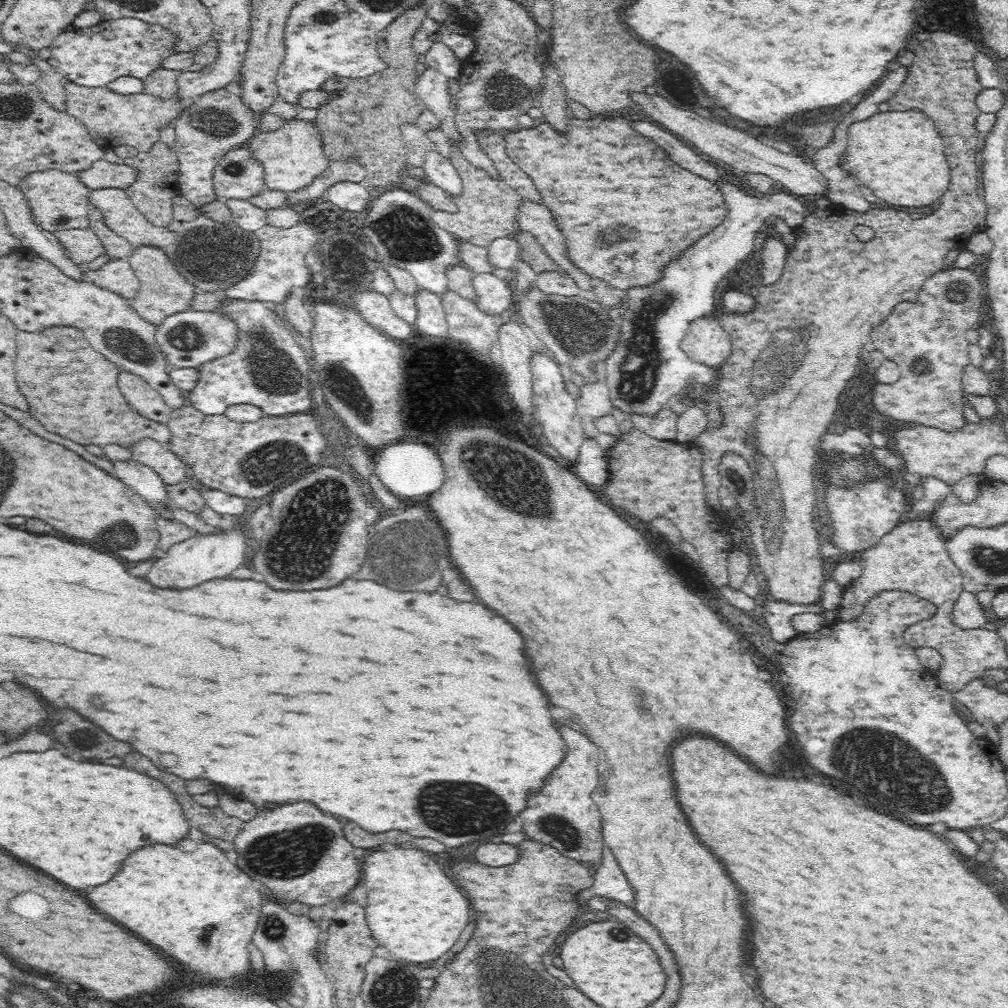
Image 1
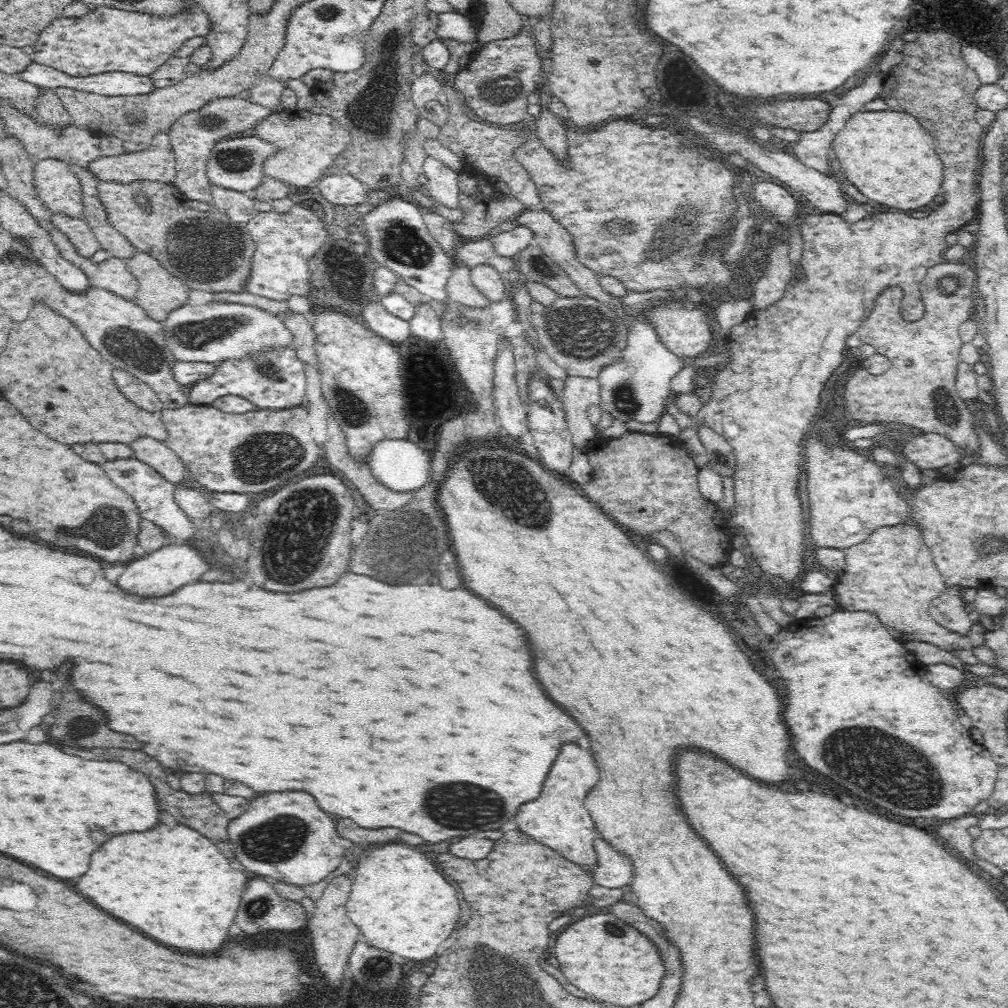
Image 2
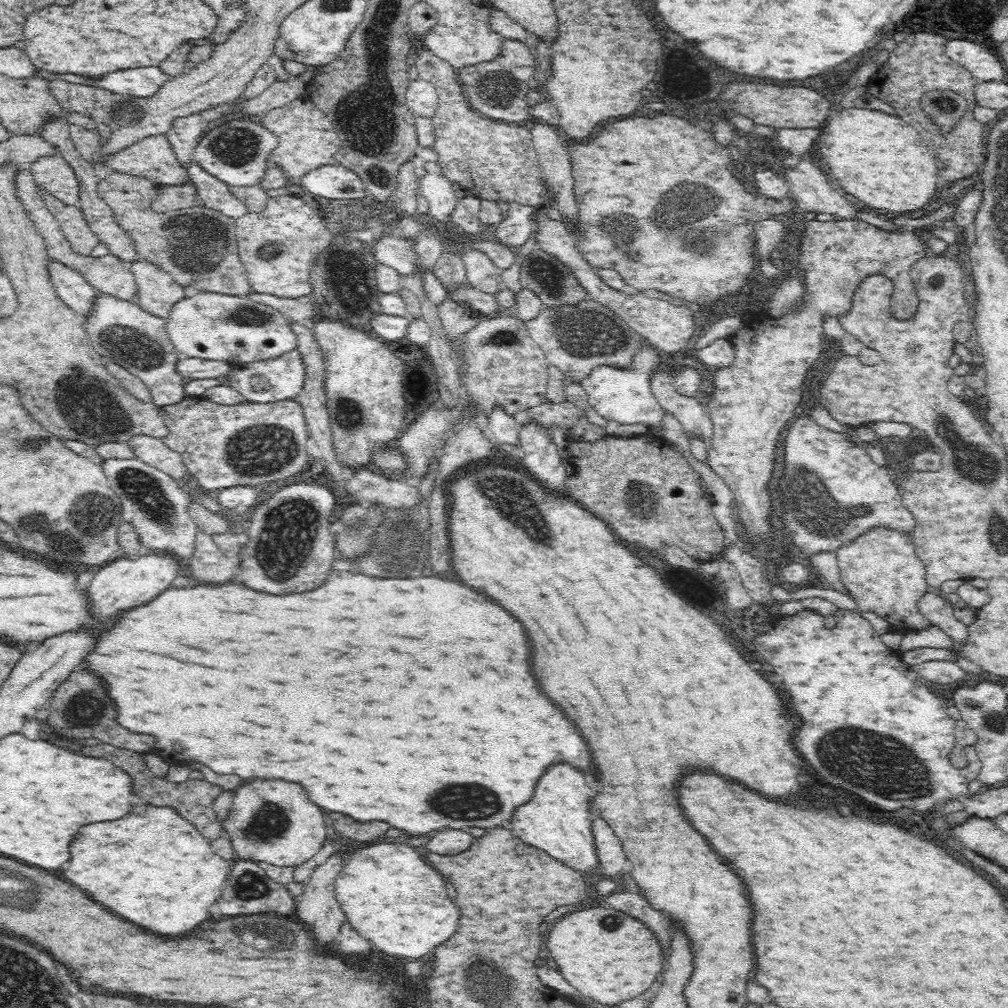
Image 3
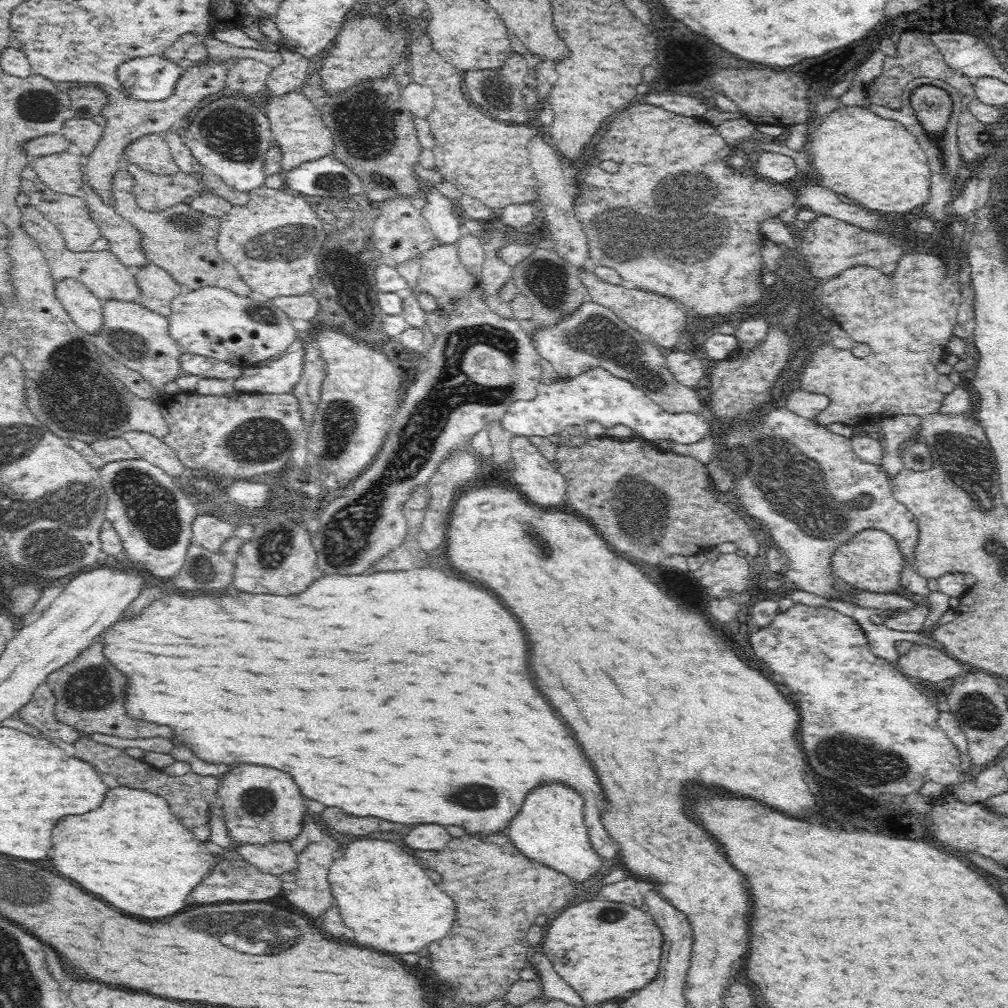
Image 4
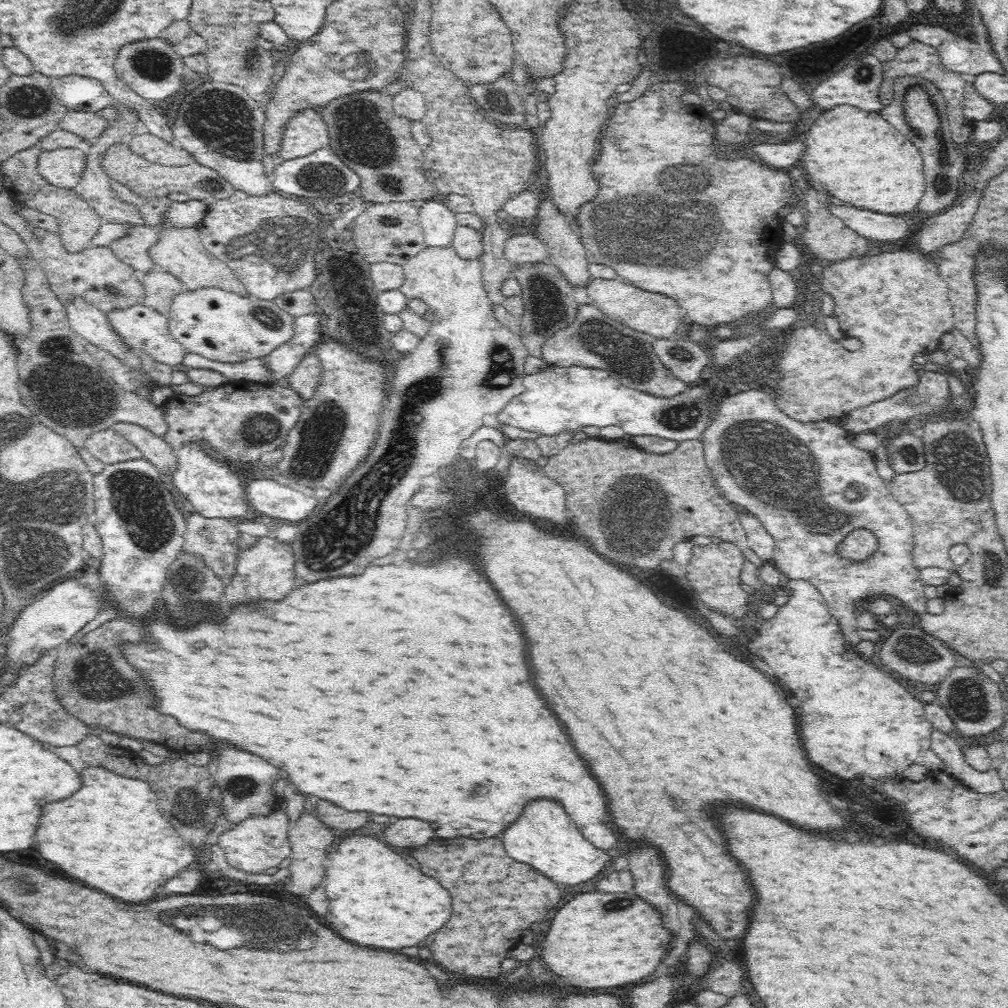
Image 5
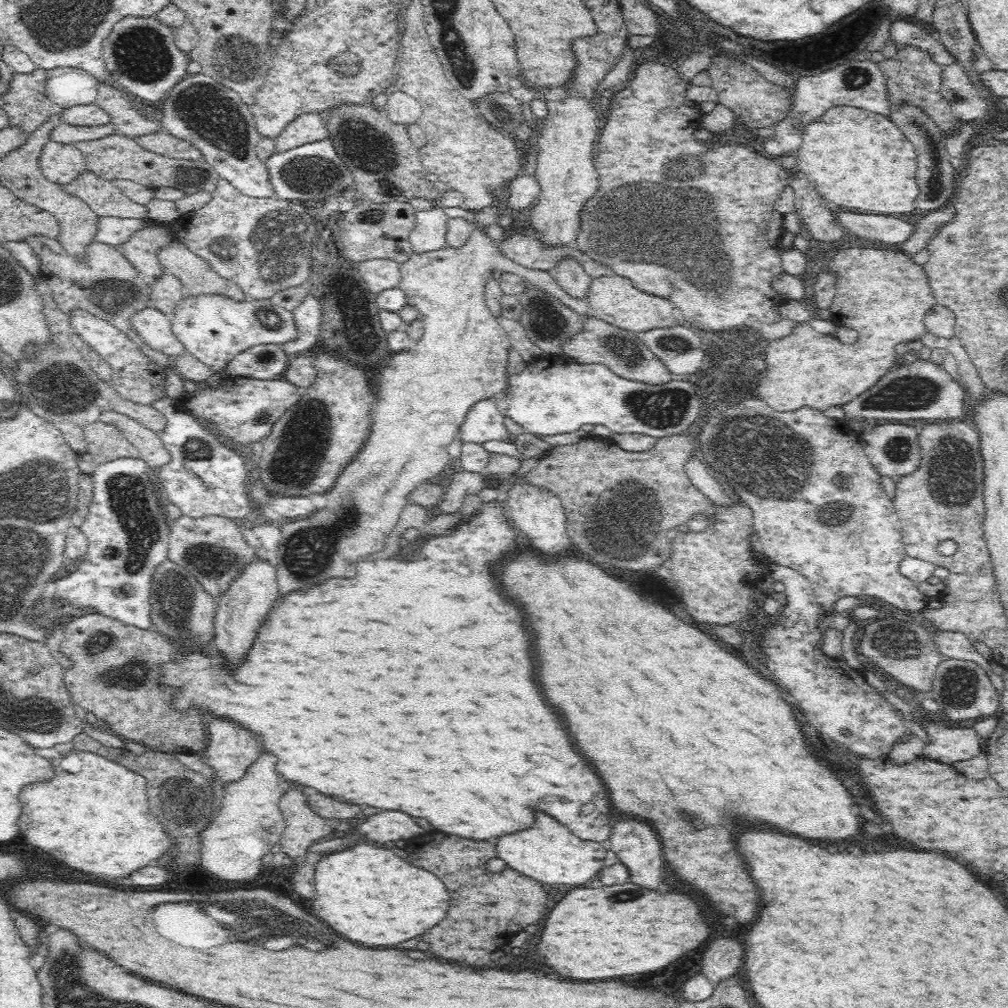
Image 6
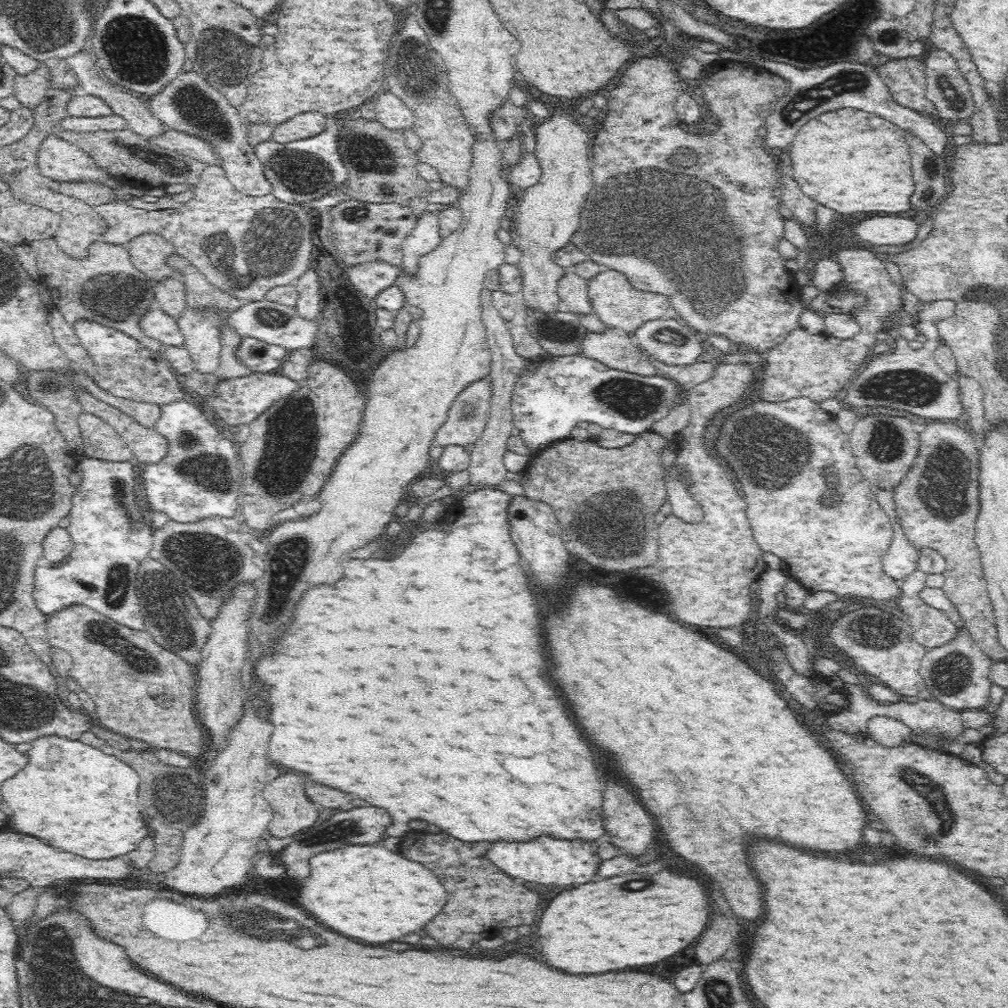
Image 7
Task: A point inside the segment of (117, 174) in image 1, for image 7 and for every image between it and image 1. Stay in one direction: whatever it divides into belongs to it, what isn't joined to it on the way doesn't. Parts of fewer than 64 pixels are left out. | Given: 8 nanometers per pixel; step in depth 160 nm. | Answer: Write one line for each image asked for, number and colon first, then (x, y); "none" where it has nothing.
2: (157, 163)
3: (153, 158)
4: (151, 152)
5: (151, 147)
6: (163, 143)
7: (181, 142)

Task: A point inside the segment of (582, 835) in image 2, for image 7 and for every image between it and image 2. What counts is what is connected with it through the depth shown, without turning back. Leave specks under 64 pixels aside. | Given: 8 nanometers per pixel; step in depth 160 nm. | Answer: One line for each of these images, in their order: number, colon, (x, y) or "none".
3: (557, 820)
4: (549, 829)
5: (544, 837)
6: (547, 852)
7: (551, 862)

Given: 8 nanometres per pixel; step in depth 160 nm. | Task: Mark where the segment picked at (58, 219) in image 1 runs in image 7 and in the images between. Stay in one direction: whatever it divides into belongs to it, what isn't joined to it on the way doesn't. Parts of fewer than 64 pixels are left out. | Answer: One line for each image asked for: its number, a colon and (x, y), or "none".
2: (57, 185)
3: (53, 173)
4: (63, 171)
5: (63, 168)
6: (60, 163)
7: (58, 160)

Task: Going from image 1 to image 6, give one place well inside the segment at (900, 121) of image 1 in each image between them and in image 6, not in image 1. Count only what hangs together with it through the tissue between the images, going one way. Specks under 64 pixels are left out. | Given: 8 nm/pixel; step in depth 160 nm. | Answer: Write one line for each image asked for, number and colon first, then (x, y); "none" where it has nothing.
2: (887, 155)
3: (878, 158)
4: (875, 162)
5: (856, 155)
6: (857, 159)

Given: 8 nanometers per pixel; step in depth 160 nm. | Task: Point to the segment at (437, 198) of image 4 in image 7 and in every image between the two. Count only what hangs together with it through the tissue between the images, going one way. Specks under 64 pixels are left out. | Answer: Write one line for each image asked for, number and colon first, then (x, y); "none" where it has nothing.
5: (438, 222)
6: (428, 235)
7: (425, 237)

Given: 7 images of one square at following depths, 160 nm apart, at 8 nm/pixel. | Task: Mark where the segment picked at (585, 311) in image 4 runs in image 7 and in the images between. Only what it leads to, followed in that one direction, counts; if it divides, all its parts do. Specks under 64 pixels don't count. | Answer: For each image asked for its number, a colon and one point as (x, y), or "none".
5: (591, 341)
6: (623, 353)
7: (614, 349)

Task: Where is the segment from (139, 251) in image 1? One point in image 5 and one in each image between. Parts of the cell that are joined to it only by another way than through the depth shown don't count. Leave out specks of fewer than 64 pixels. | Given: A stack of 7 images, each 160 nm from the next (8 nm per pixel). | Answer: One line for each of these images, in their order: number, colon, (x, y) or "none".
2: (159, 292)
3: (157, 291)
4: (158, 288)
5: (161, 287)

